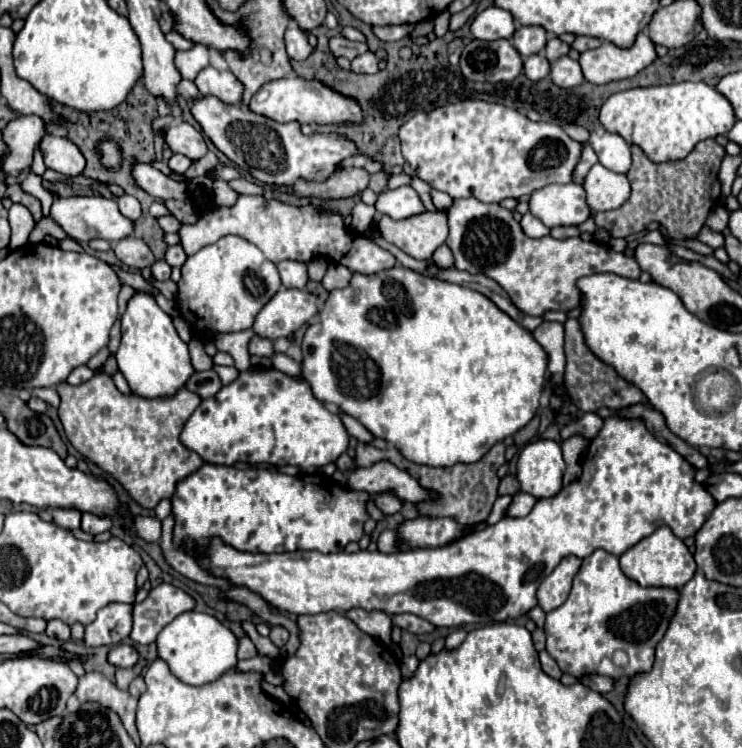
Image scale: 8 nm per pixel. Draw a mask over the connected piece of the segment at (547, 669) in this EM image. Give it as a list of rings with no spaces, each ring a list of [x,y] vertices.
[[[543,650],[543,652],[539,652],[539,658],[541,658],[541,666],[543,666],[543,672],[547,674],[547,676],[551,676],[551,678],[555,678],[555,680],[559,680],[561,678],[561,670],[559,670],[559,666],[557,666],[557,662]]]

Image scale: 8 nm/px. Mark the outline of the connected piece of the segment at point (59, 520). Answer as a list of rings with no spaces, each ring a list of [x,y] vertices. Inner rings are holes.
[[[53,508],[53,522],[61,528],[79,528],[81,524],[81,512],[77,512],[77,508]]]

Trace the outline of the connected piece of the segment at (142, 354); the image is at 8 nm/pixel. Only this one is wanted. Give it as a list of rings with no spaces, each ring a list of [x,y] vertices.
[[[135,294],[129,300],[121,318],[121,344],[115,356],[131,392],[149,400],[175,396],[195,372],[189,348],[179,338],[171,316],[165,314],[149,294]]]

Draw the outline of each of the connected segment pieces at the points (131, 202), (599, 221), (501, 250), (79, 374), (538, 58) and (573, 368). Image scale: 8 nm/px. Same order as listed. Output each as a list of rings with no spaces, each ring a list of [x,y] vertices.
[[[121,196],[121,198],[117,198],[117,204],[119,204],[119,210],[121,210],[121,214],[125,216],[125,218],[129,218],[129,220],[137,220],[139,216],[141,216],[141,204],[137,202],[137,198],[133,198],[133,196]]]
[[[709,138],[697,144],[685,160],[677,162],[655,164],[647,160],[647,156],[637,146],[631,146],[631,156],[633,164],[627,172],[633,190],[631,198],[617,210],[595,214],[593,218],[597,228],[607,230],[615,238],[625,238],[629,234],[645,230],[651,222],[659,222],[675,240],[695,238],[721,196],[719,168],[725,158],[725,148],[717,144],[715,138]]]
[[[459,198],[453,200],[447,216],[447,246],[453,252],[455,268],[493,278],[527,316],[543,316],[549,310],[567,312],[569,308],[579,308],[583,294],[577,288],[577,280],[583,276],[615,272],[617,276],[637,280],[641,274],[635,258],[615,252],[609,244],[601,246],[591,240],[585,242],[579,236],[565,240],[557,240],[553,236],[529,238],[525,236],[521,224],[513,218],[513,212],[501,204],[485,204],[477,198]]]
[[[79,366],[79,368],[75,368],[75,370],[69,374],[67,382],[69,382],[69,384],[83,384],[83,382],[87,382],[93,374],[95,374],[95,372],[93,372],[91,368],[87,368],[87,366]]]
[[[533,54],[533,56],[525,58],[525,62],[523,62],[523,72],[529,80],[541,80],[549,74],[549,70],[551,70],[551,66],[543,54]]]
[[[569,318],[565,322],[565,356],[567,356],[567,366],[565,366],[565,386],[567,394],[573,400],[573,404],[581,412],[597,412],[599,408],[607,406],[611,410],[619,410],[637,402],[645,402],[645,396],[641,394],[639,388],[623,380],[611,366],[601,362],[585,344],[585,336],[581,330],[579,320]]]

